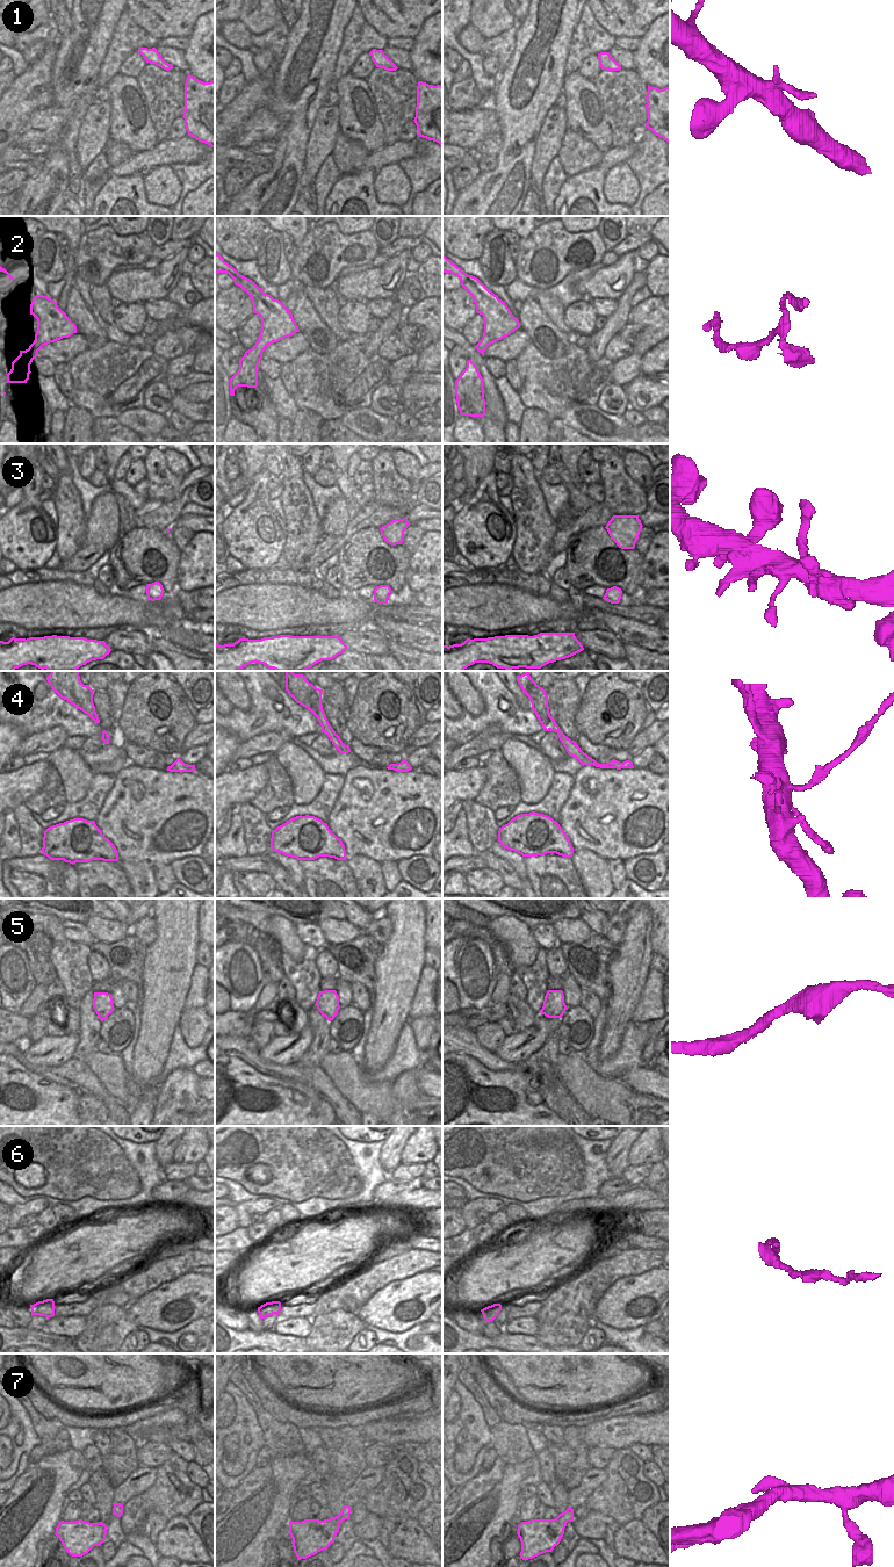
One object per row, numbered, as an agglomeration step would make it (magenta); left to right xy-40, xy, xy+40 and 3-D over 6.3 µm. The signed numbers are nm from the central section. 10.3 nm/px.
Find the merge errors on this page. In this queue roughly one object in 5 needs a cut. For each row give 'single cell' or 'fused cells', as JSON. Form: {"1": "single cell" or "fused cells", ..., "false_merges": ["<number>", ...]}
{"1": "single cell", "2": "single cell", "3": "single cell", "4": "fused cells", "5": "single cell", "6": "single cell", "7": "single cell", "false_merges": ["4"]}

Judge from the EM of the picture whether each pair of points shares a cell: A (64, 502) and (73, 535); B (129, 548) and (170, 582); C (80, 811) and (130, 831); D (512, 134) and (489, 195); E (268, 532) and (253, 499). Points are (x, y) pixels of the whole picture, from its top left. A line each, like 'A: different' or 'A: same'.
A: same
B: same
C: different
D: same
E: same

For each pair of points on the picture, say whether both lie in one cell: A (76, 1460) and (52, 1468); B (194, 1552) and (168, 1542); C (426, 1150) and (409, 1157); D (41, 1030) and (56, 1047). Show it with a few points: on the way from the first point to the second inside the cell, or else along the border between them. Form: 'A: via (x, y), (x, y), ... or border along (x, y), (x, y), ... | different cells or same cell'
A: via (70, 1464), (65, 1468), (58, 1468) | same cell
B: via (188, 1546), (174, 1544) | same cell
C: via (422, 1150), (413, 1153) | same cell
D: border along (45, 1034), (33, 1044) | different cells

